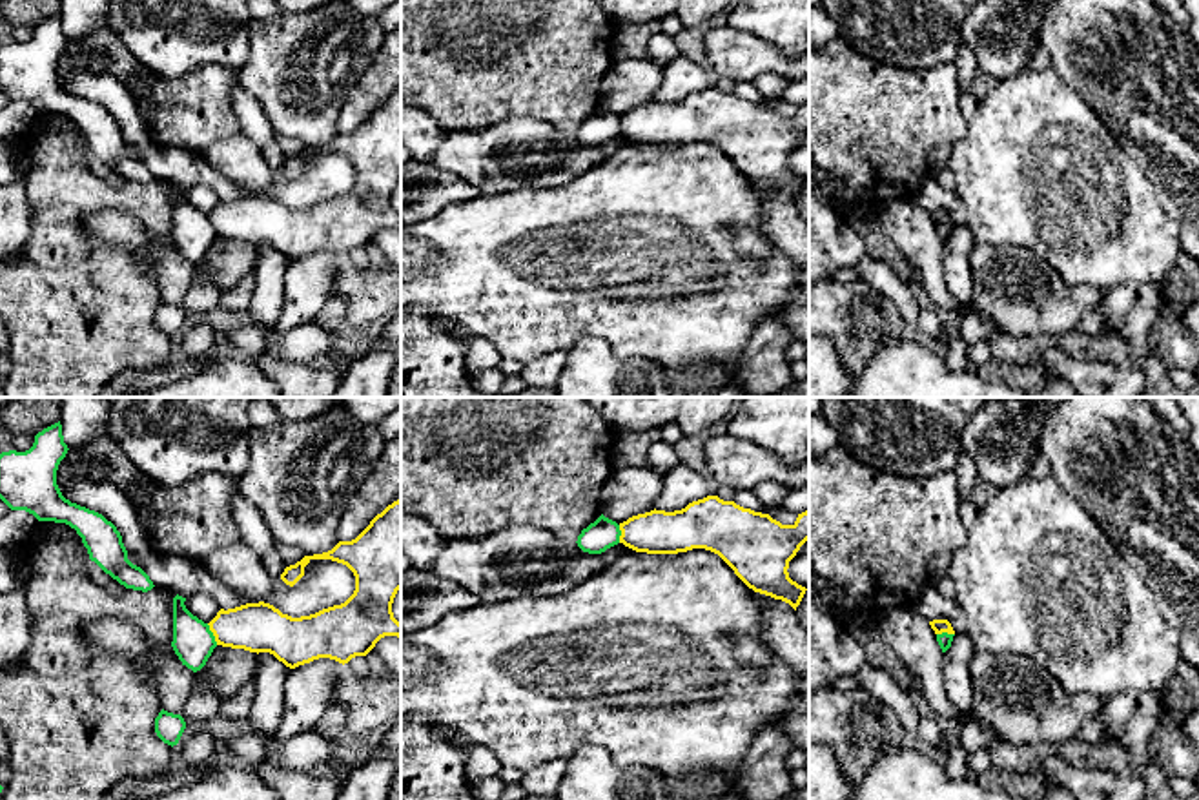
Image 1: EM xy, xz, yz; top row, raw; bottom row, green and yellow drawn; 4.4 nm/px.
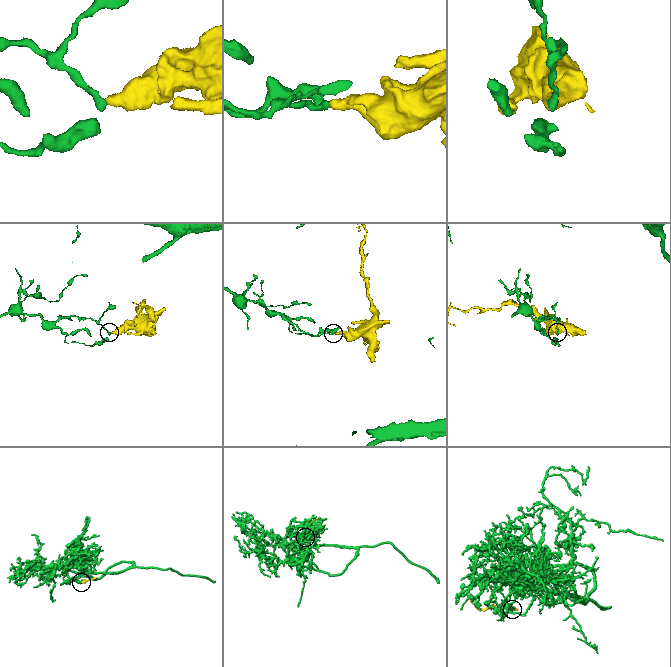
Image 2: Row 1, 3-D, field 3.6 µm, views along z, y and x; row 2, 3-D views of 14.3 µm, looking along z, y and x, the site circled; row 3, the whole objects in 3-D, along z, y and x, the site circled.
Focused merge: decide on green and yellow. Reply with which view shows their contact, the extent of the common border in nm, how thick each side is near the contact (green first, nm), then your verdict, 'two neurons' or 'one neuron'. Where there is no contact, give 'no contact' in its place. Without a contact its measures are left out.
xy | 110 nm | 180/220 nm | two neurons

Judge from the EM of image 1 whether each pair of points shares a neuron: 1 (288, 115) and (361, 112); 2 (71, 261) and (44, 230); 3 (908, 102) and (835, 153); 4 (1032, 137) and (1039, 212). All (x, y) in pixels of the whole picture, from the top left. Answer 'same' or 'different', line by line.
1: different
2: same
3: same
4: same

